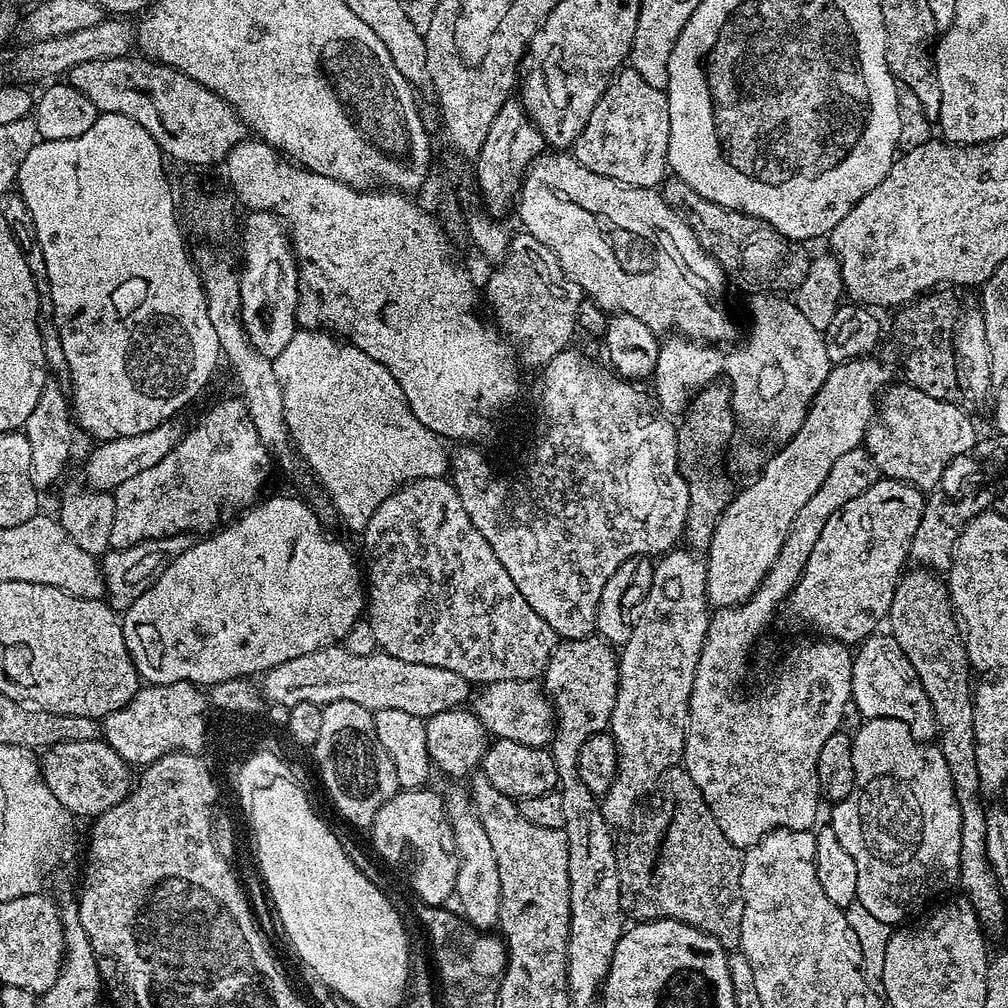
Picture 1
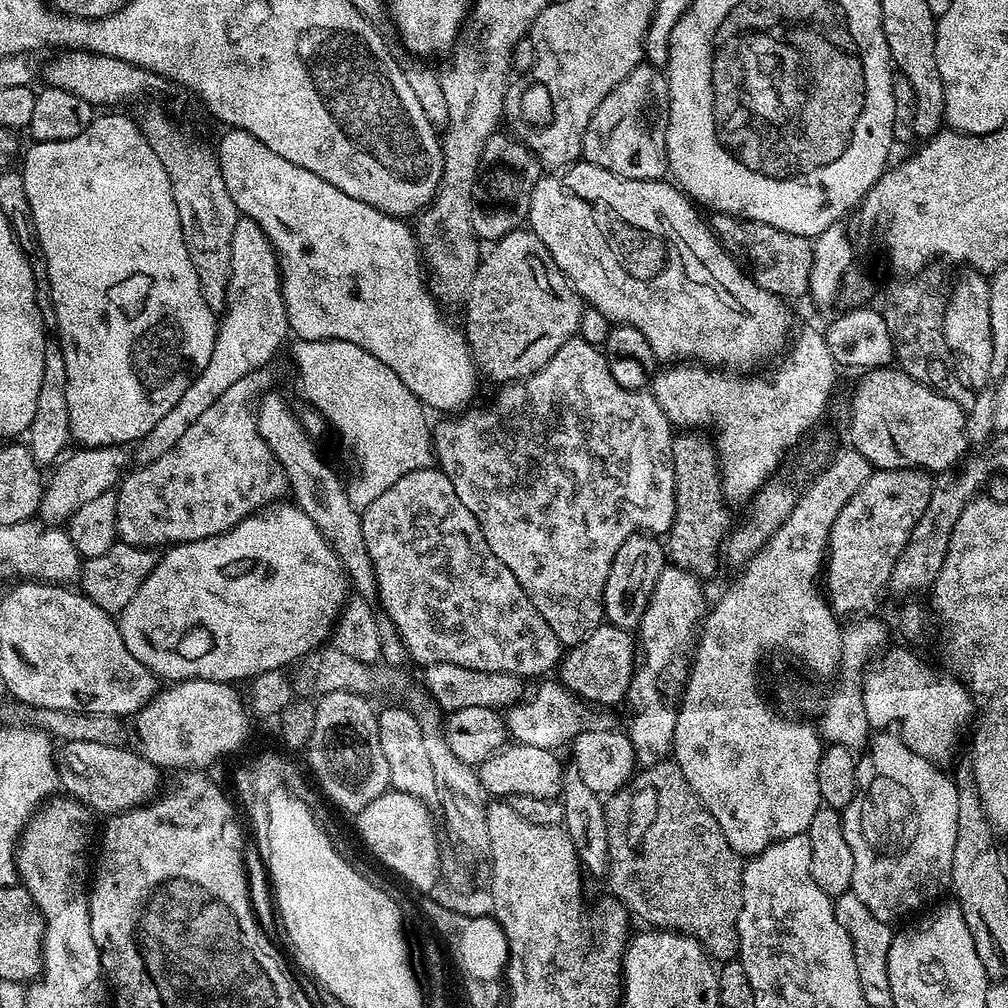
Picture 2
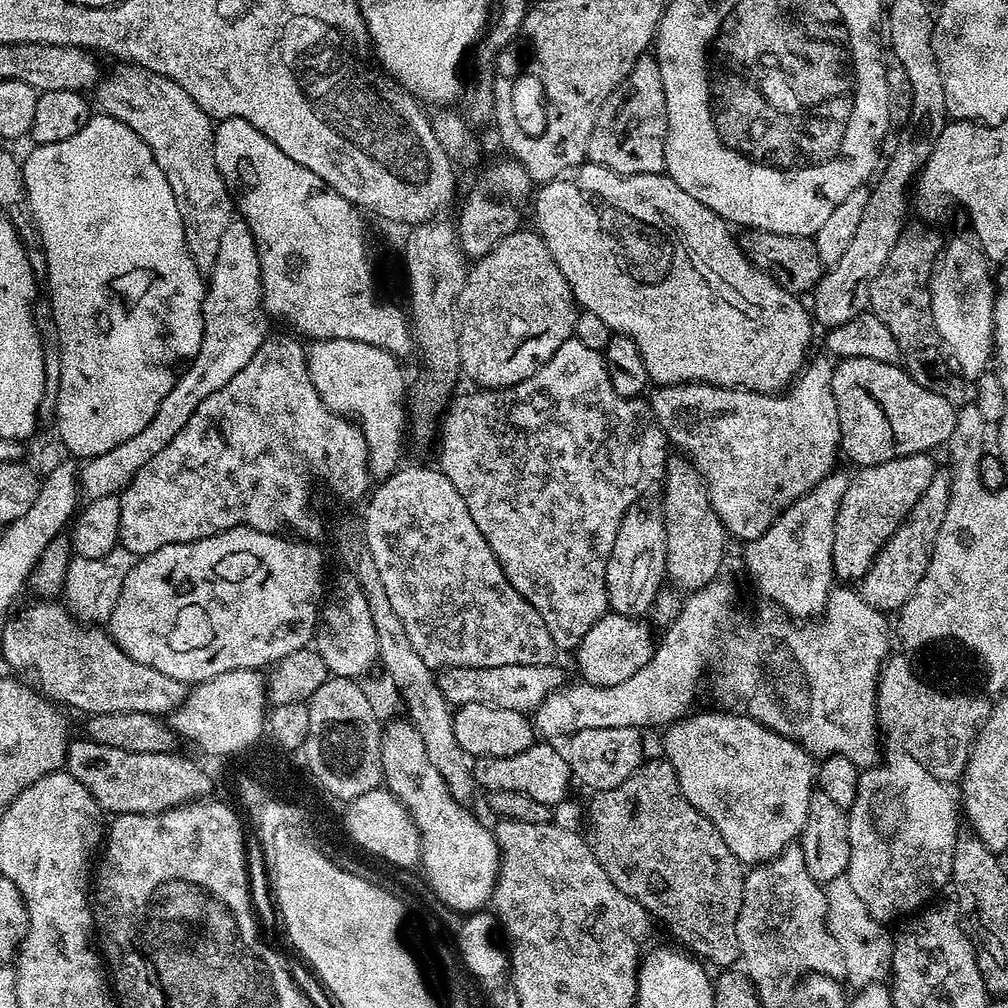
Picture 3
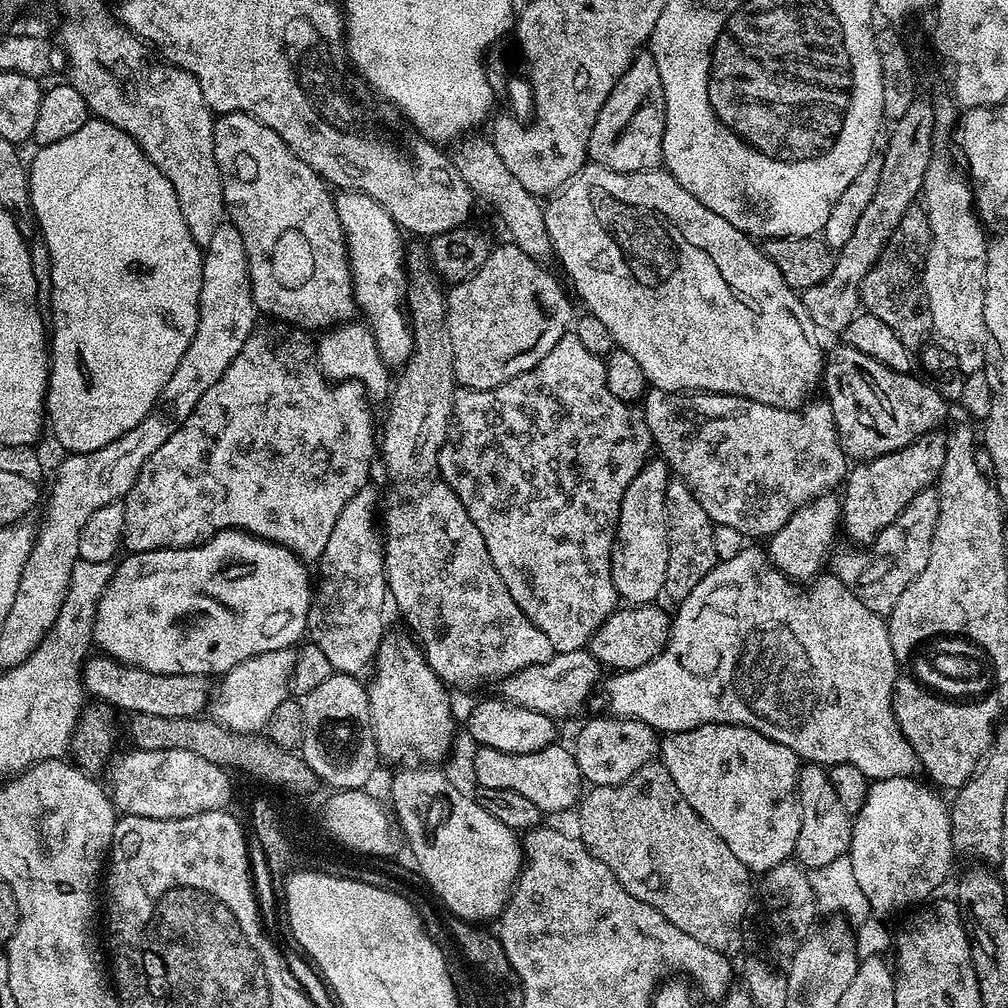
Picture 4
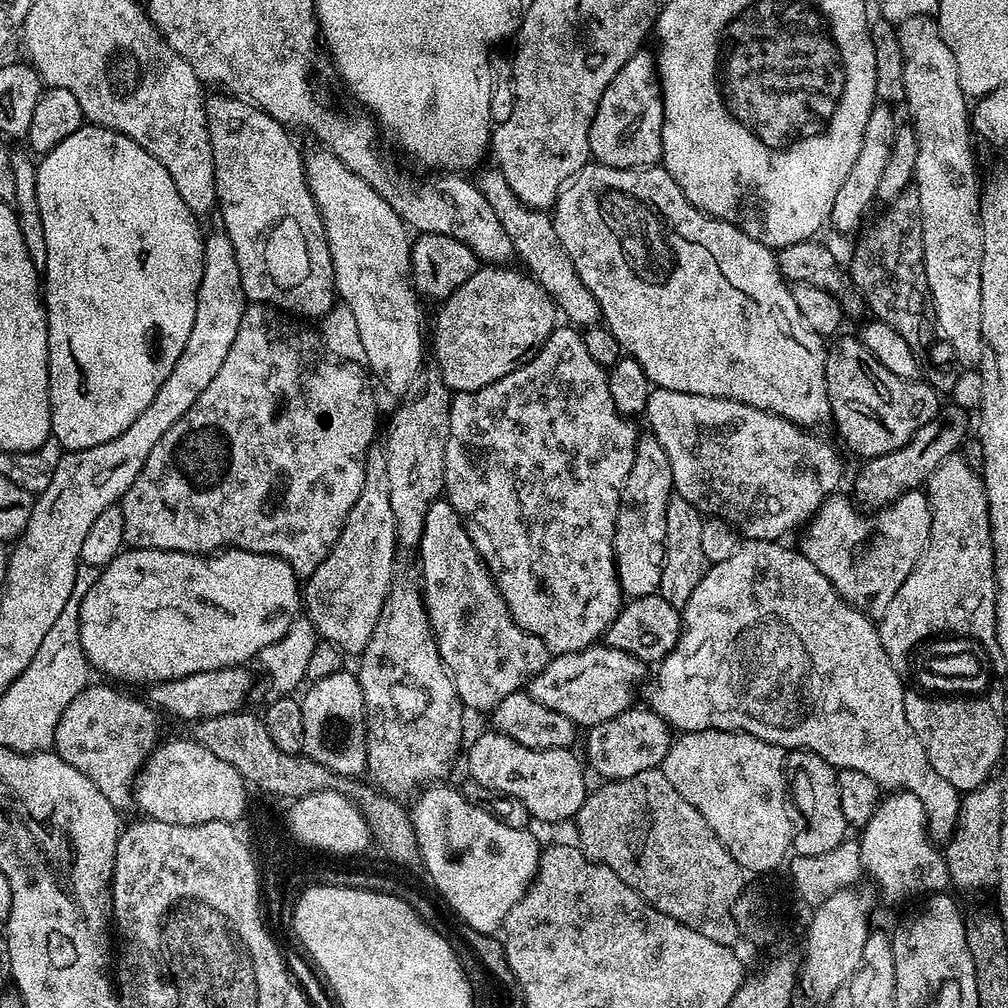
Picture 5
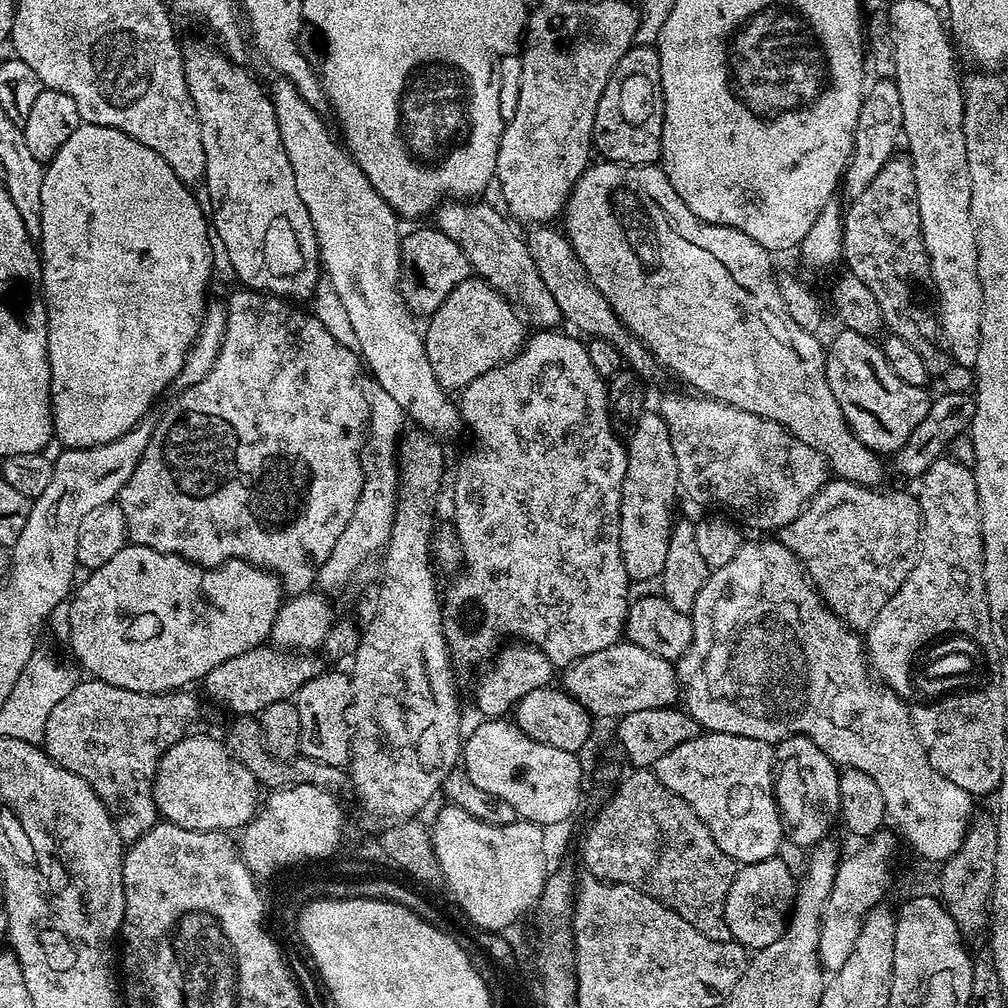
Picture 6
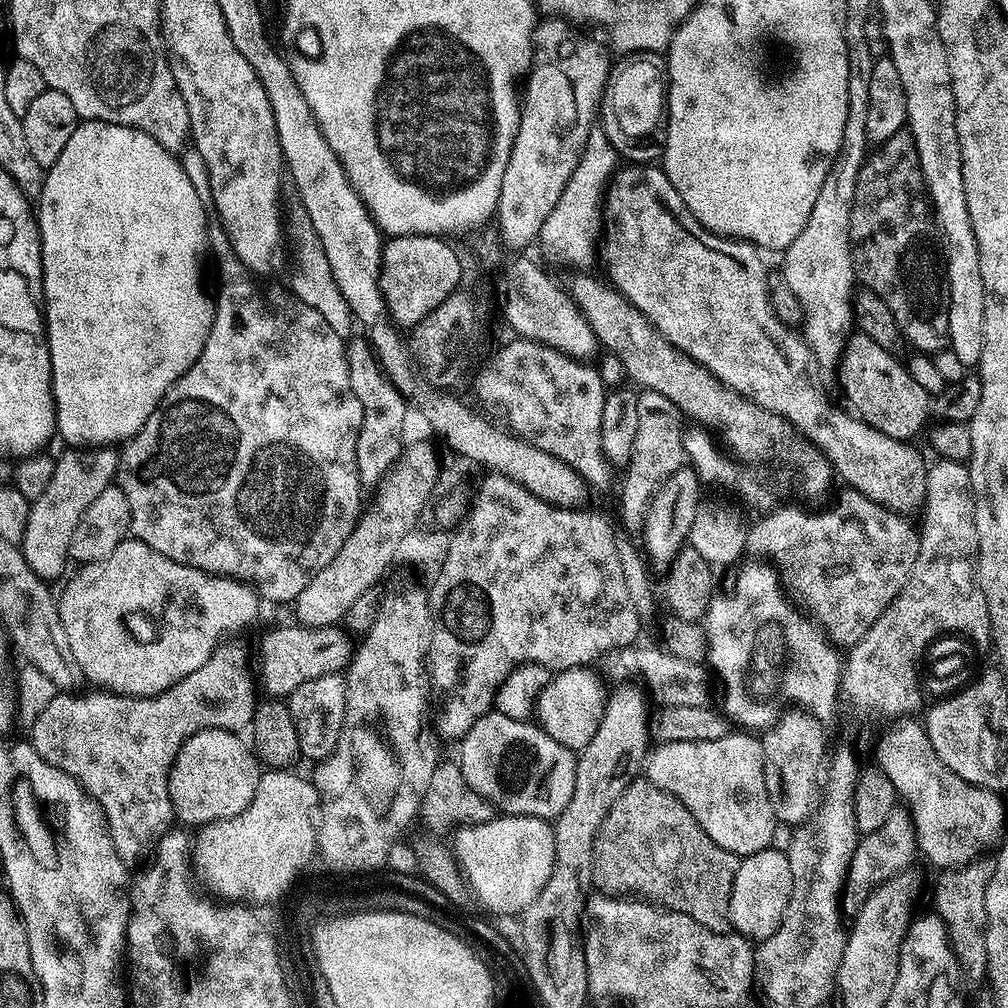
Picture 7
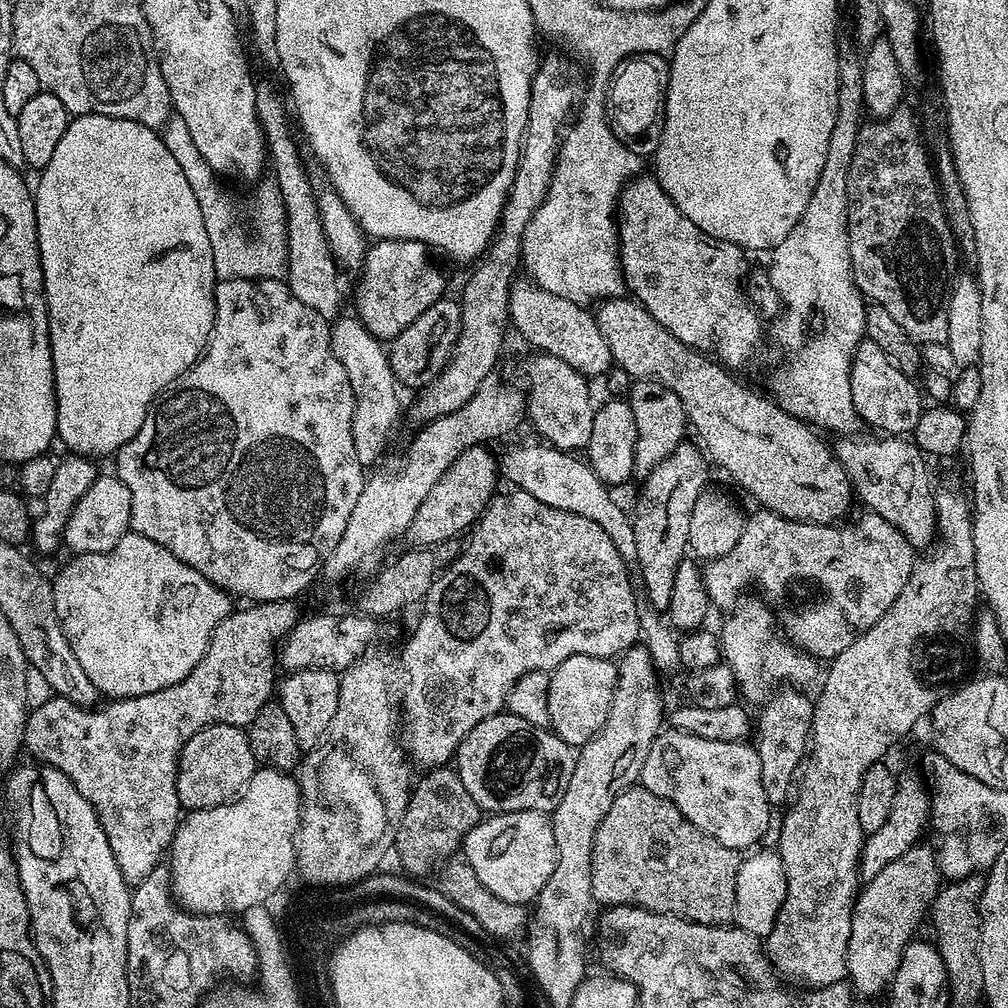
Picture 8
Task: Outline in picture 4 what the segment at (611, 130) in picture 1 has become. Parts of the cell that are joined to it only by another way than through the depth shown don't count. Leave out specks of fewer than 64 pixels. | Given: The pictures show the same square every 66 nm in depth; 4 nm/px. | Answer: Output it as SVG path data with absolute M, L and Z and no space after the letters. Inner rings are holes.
M641 50L630 62L630 66L618 78L614 90L610 90L610 98L602 106L596 120L661 120L654 122L654 138L644 136L644 140L632 140L640 144L630 144L628 138L622 138L616 156L612 156L612 162L620 166L620 172L650 172L659 169L664 163L662 154L662 138L664 137L664 123L666 114L664 113L664 87L662 78L658 74L658 62L654 62L651 51Z

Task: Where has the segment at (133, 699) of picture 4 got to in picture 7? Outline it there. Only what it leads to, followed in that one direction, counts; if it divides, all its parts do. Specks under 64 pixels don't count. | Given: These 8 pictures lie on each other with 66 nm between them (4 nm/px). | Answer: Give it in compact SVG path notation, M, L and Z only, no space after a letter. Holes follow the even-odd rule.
M290 624L266 633L258 652L261 689L267 697L286 698L298 686L311 678L324 677L326 674L341 673L351 660L353 645L346 642L347 633L338 626L331 628L308 628L304 625Z

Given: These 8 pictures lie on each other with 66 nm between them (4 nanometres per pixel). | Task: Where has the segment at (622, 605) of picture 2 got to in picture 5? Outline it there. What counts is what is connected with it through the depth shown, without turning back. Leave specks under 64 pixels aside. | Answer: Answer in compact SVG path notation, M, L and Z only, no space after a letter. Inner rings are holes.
M651 434L641 435L636 441L636 453L634 454L634 466L630 466L624 477L624 482L620 488L620 507L616 513L616 537L614 547L616 548L616 576L620 580L620 590L625 597L635 598L638 596L651 596L659 589L660 579L662 578L662 566L664 565L664 543L666 542L666 506L668 499L674 494L672 486L672 471L670 470L670 458L666 458L666 450L662 442Z

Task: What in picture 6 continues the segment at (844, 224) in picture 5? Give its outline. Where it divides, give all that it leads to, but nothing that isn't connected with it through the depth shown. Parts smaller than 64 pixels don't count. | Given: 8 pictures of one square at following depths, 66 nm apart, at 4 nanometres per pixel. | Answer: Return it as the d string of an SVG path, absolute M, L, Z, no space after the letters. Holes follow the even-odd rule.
M880 78L875 83L873 88L871 85L864 93L858 126L854 130L852 159L848 162L842 181L843 191L848 191L852 198L860 196L862 190L866 190L866 186L870 186L874 178L878 178L878 170L882 170L882 166L886 166L886 162L897 155L896 143L901 143L904 134L902 98L898 95L895 79Z

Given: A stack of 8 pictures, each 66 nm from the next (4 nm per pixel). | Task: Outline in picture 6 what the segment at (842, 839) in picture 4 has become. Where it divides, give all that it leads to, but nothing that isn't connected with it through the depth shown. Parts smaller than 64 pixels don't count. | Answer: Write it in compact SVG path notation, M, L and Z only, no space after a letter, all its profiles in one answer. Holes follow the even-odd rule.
M788 736L775 745L777 769L776 777L776 805L780 810L780 818L787 825L786 836L805 850L811 849L814 842L825 835L824 832L840 815L840 772L835 762L823 750L806 736Z

